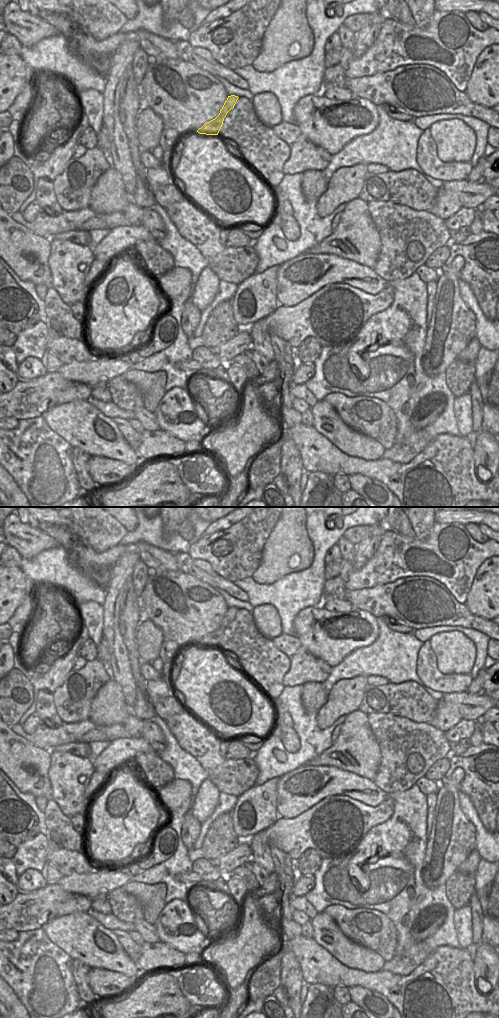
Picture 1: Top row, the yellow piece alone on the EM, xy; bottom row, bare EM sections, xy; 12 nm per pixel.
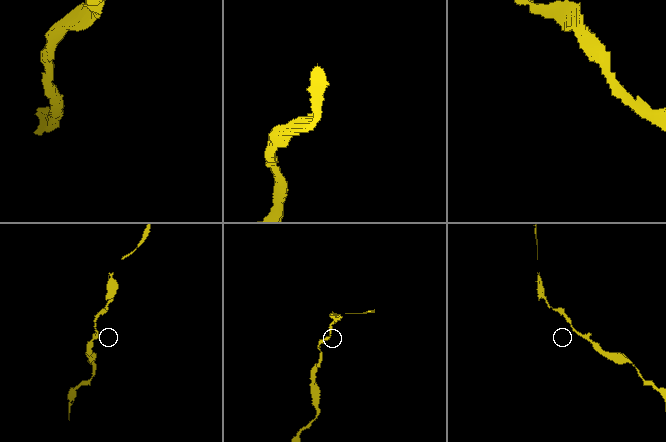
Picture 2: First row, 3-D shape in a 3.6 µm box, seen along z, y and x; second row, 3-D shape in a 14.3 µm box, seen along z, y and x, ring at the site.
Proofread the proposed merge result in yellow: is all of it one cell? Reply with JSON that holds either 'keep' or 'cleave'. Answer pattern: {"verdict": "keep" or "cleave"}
{"verdict": "keep"}

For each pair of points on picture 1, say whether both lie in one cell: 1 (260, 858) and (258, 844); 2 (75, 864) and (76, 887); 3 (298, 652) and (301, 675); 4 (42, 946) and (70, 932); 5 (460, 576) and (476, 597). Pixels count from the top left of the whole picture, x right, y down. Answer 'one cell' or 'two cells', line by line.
1: one cell
2: two cells
3: one cell
4: two cells
5: two cells

